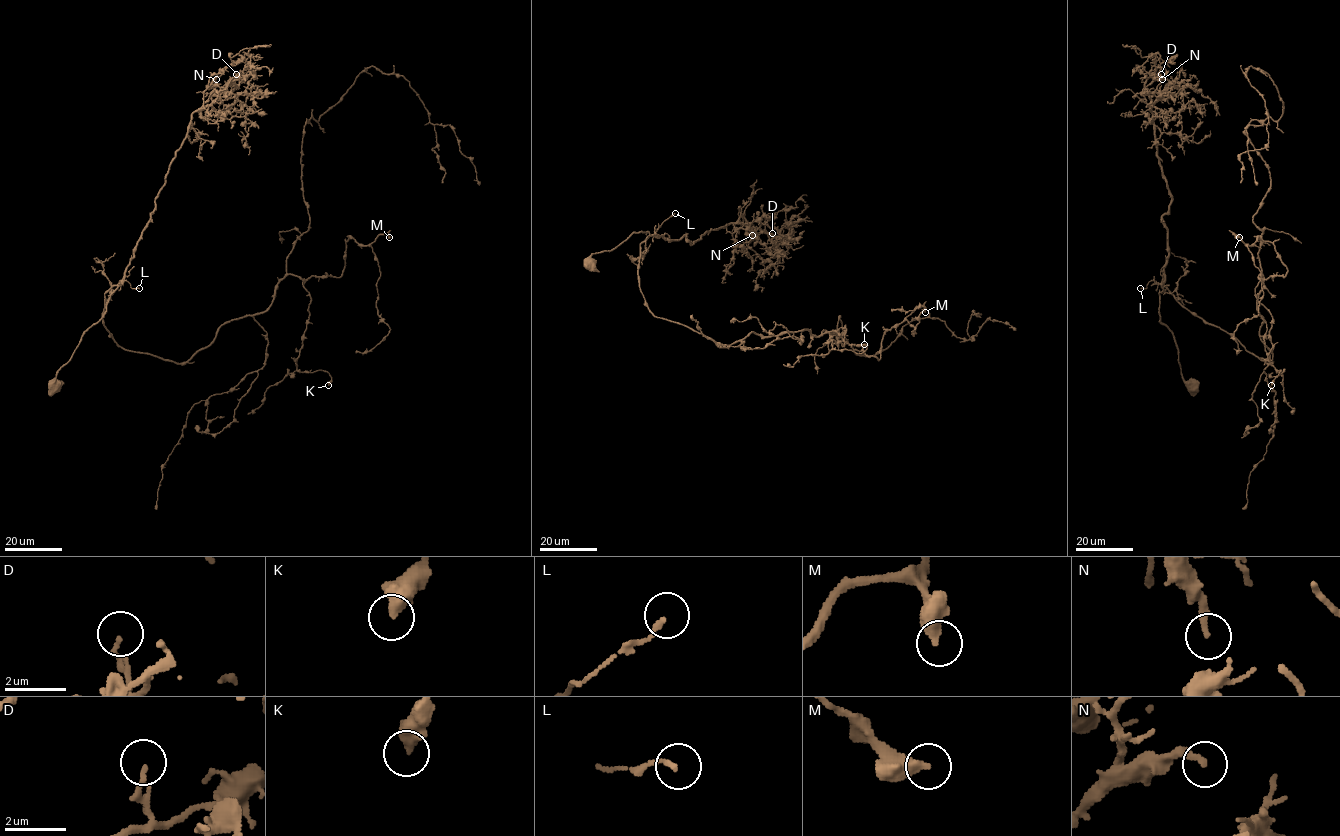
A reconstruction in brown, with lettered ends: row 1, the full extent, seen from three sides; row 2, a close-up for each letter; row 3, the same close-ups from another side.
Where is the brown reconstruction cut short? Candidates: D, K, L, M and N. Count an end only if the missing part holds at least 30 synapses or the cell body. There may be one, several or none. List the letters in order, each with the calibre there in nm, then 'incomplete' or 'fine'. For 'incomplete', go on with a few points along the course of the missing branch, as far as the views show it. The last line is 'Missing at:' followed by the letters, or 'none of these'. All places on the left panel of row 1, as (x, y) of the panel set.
D: calibre 120 nm; fine
K: calibre 440 nm; fine
L: calibre 160 nm; fine
M: calibre 440 nm; incomplete; course (389, 237), (396, 255), (415, 262), (419, 257), (424, 259), (425, 248), (436, 237), (444, 240), (451, 252)
N: calibre 240 nm; incomplete; course (216, 79), (231, 68), (237, 74), (228, 89), (229, 83)
Missing at: M, N

